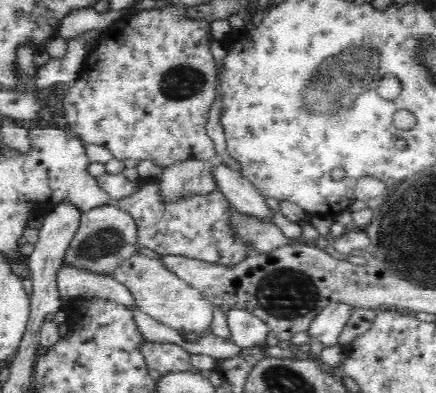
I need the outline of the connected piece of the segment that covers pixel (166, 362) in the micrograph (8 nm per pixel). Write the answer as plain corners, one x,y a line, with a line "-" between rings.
144,342
142,350
146,364
160,373
192,369
188,360
189,353
182,346
174,343
160,345

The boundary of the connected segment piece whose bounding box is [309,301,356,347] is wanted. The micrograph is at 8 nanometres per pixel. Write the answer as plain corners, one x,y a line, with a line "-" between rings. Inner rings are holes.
348,301
329,302
309,328
313,340
324,343
325,347
336,343
355,308
354,303
348,303

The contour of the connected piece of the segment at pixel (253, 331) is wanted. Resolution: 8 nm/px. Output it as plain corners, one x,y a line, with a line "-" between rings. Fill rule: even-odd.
230,309
226,314
232,344
240,346
242,350
266,346
271,330
262,318
254,316
247,309

